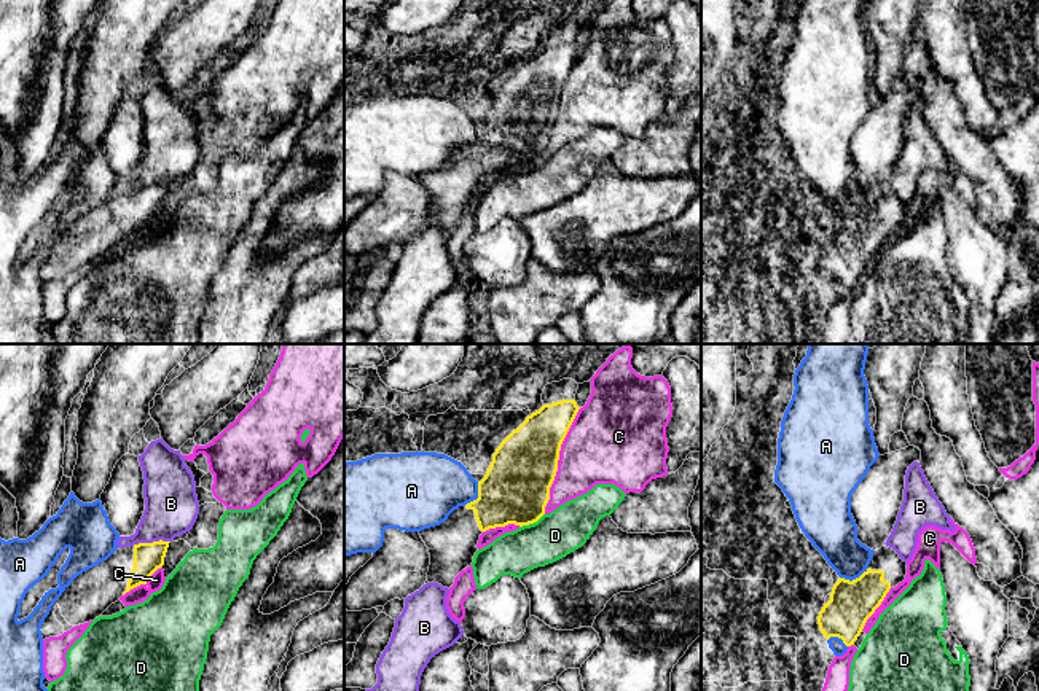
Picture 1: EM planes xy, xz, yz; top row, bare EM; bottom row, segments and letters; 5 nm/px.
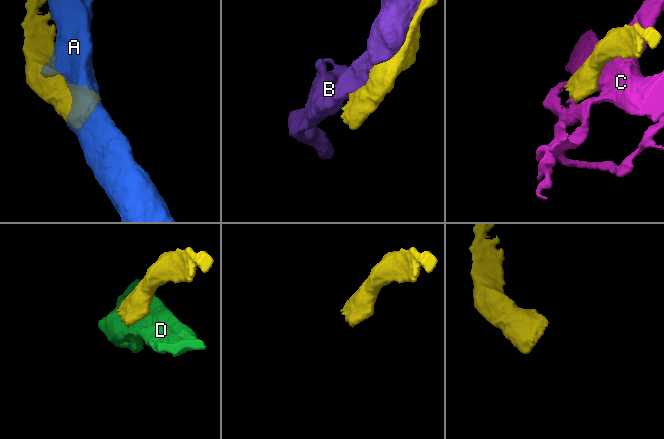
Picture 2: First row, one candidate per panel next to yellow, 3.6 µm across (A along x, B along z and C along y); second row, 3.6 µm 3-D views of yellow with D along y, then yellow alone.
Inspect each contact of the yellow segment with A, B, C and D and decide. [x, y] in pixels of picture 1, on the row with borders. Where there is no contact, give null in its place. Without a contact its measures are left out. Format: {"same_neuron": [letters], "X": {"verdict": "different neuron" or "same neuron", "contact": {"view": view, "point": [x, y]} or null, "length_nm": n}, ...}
{"same_neuron": [], "A": {"verdict": "different neuron", "contact": {"view": "yz", "point": [853, 580]}, "length_nm": 160}, "B": {"verdict": "different neuron", "contact": {"view": "xy", "point": [150, 543]}, "length_nm": 190}, "C": {"verdict": "different neuron", "contact": {"view": "xz", "point": [558, 459]}, "length_nm": 550}, "D": {"verdict": "different neuron", "contact": {"view": "xz", "point": [531, 523]}, "length_nm": 150}}

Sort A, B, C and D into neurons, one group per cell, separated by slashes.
A / B / C / D

